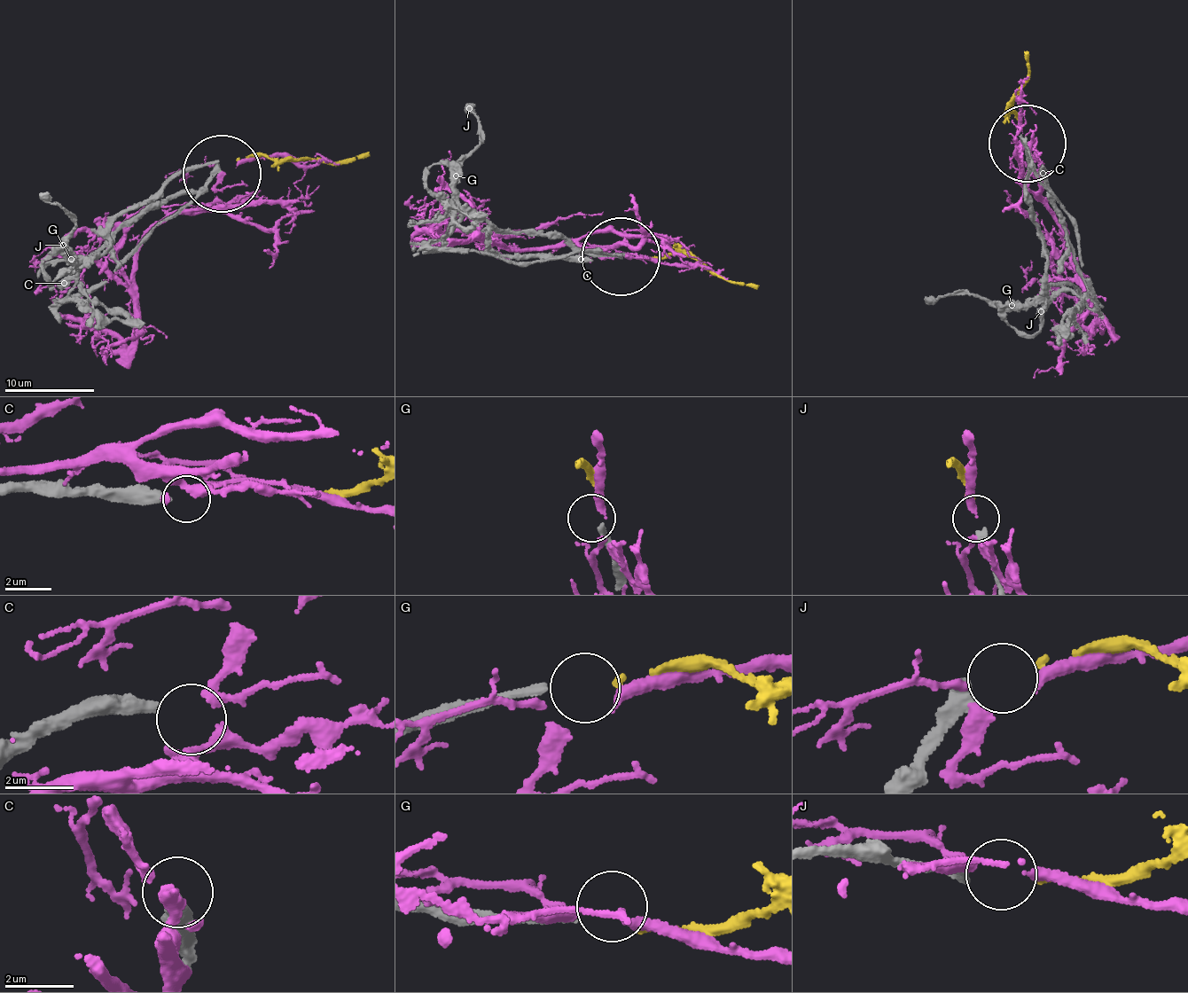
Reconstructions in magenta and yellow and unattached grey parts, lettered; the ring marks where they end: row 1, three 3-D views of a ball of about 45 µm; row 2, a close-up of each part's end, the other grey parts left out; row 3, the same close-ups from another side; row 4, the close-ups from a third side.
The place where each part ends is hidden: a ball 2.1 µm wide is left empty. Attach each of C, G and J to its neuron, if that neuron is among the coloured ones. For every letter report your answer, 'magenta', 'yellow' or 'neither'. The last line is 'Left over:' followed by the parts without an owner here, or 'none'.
C: neither
G: neither
J: yellow
Left over: C, G

